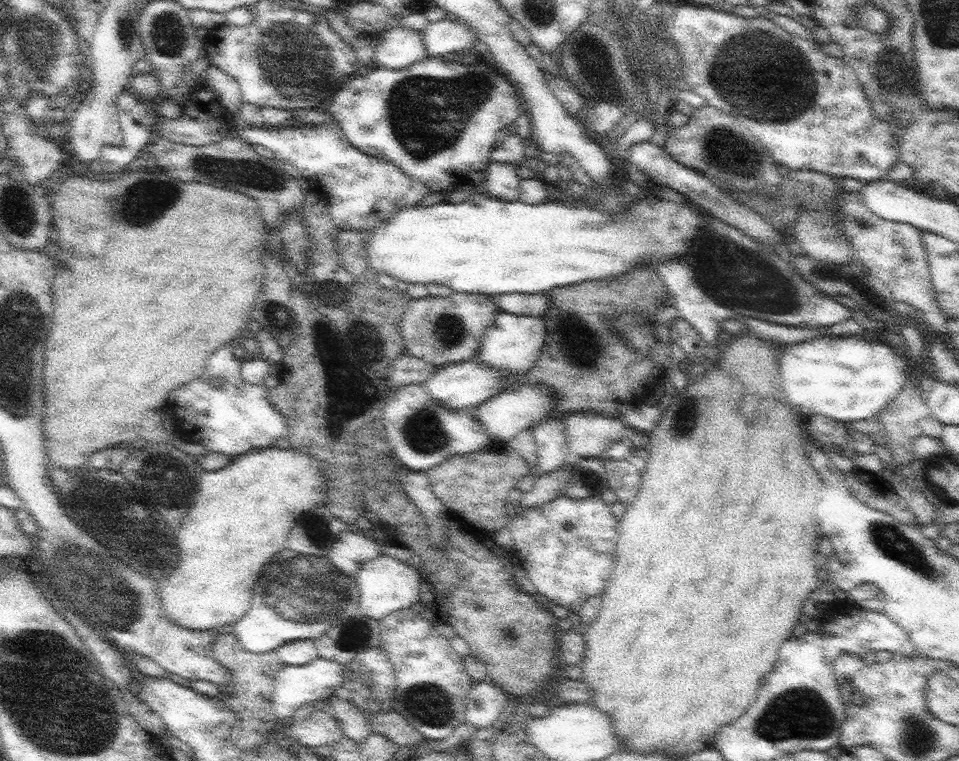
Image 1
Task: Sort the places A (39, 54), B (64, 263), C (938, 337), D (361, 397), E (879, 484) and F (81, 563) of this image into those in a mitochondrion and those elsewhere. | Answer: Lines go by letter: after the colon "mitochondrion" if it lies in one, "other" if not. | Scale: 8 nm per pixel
A: mitochondrion
B: other
C: other
D: mitochondrion
E: other
F: mitochondrion

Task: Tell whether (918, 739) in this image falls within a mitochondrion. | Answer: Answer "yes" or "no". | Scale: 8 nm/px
yes

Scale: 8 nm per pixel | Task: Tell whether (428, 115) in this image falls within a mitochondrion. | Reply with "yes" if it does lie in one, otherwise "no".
yes

